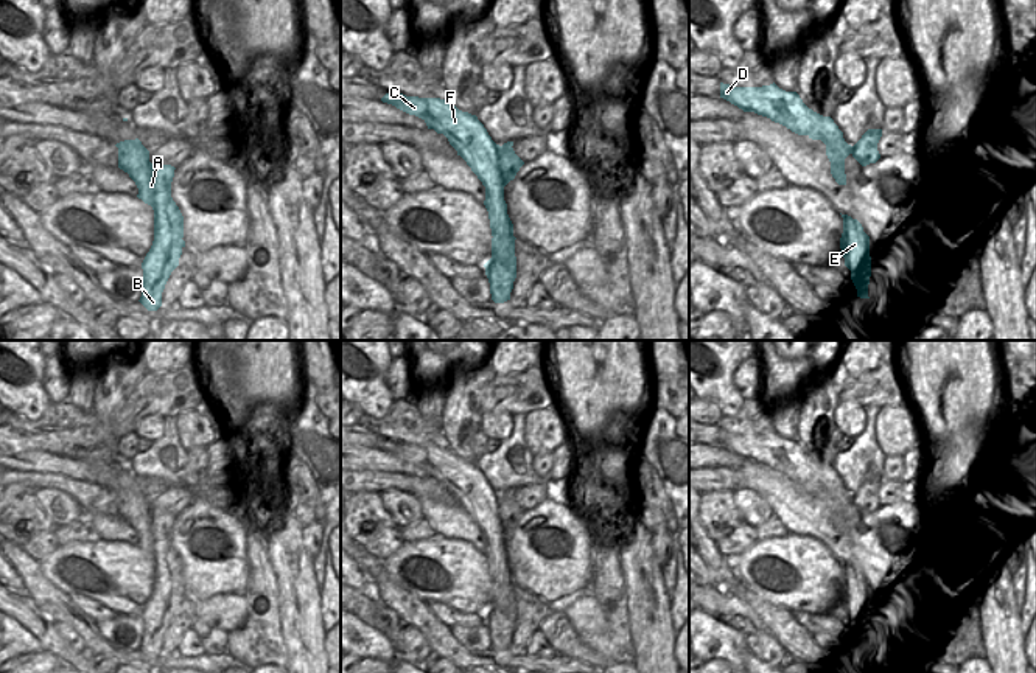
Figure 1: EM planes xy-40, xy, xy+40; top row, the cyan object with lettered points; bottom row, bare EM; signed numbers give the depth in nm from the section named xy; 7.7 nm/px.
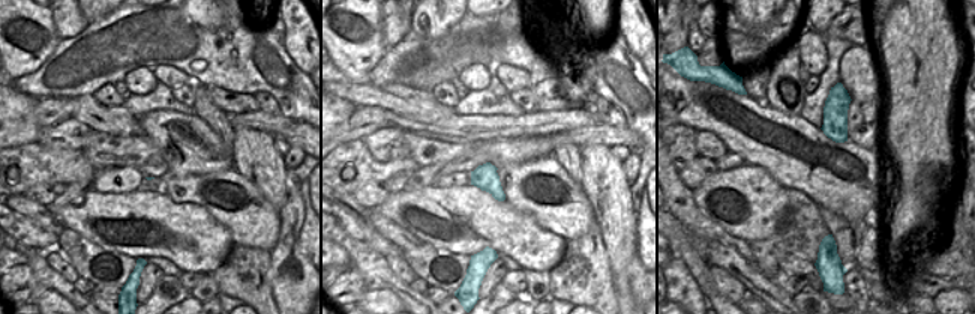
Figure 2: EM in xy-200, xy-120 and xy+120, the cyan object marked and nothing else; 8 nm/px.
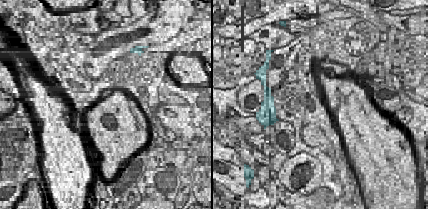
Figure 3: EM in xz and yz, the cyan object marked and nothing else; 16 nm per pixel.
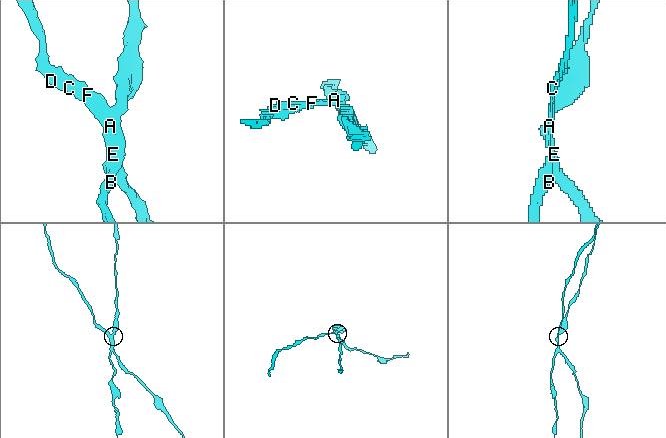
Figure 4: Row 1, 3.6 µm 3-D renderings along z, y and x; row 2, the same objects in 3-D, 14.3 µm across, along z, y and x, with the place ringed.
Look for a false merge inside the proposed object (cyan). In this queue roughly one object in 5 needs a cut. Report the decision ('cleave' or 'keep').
cleave

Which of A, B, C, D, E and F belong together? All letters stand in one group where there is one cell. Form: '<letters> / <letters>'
A C D E F / B

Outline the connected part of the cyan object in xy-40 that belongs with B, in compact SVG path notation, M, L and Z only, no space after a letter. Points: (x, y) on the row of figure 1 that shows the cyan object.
M160 232L154 233L152 246L142 263L143 288L138 300L148 311L157 311L162 306L162 292L171 272L179 266L184 247L185 241L176 238L166 247L160 241Z

